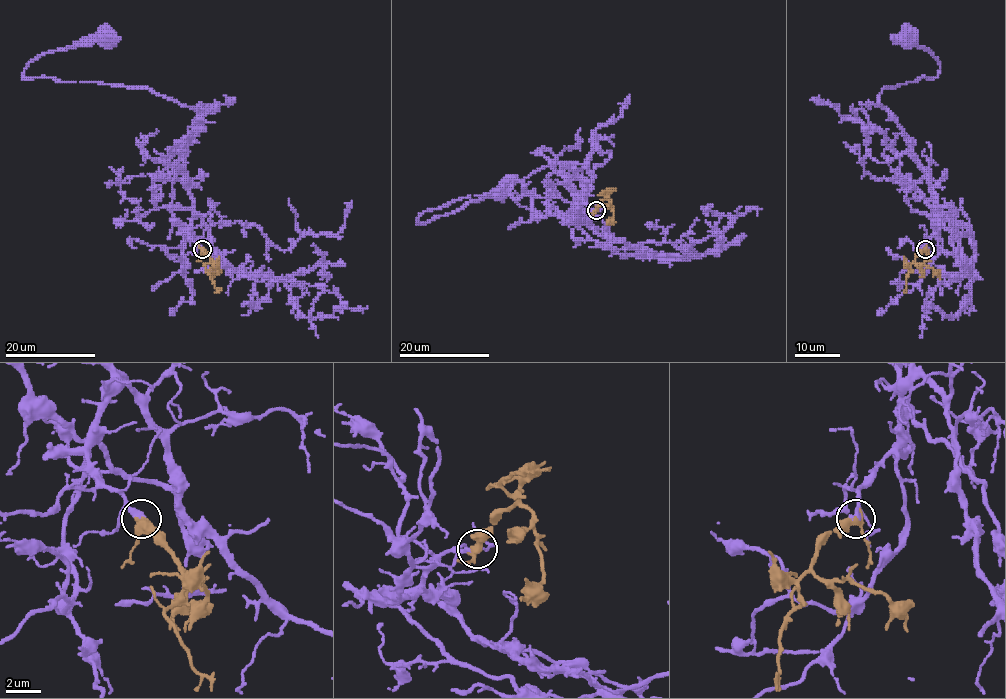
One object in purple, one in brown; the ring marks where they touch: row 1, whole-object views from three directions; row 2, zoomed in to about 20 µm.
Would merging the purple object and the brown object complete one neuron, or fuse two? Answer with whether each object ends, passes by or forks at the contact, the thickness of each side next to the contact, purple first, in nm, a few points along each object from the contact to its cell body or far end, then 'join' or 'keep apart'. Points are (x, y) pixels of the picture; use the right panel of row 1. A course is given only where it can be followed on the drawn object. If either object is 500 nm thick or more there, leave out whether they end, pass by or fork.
purple ends there; brown passes by; 400 nm thick on the purple side, 440 nm on the other; purple runs (926, 249), (936, 192), (877, 103), (884, 88), (935, 78), (937, 60), (908, 36); brown runs (926, 249), (911, 265), (904, 293); join

